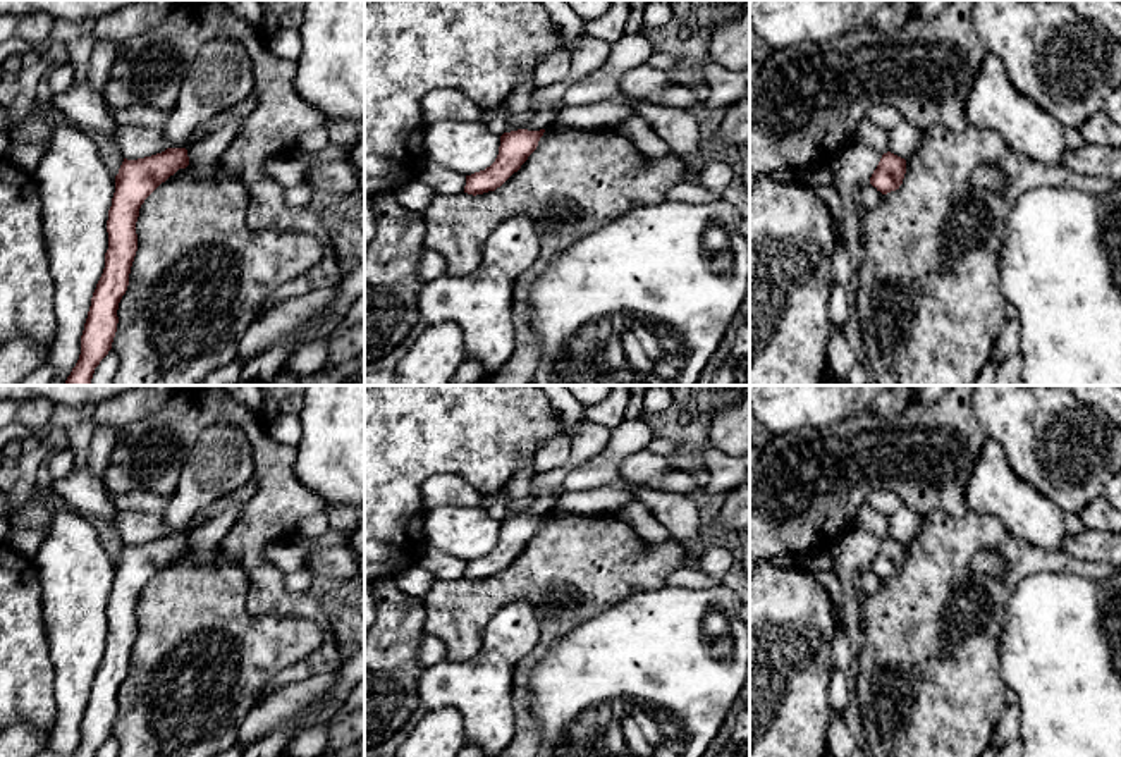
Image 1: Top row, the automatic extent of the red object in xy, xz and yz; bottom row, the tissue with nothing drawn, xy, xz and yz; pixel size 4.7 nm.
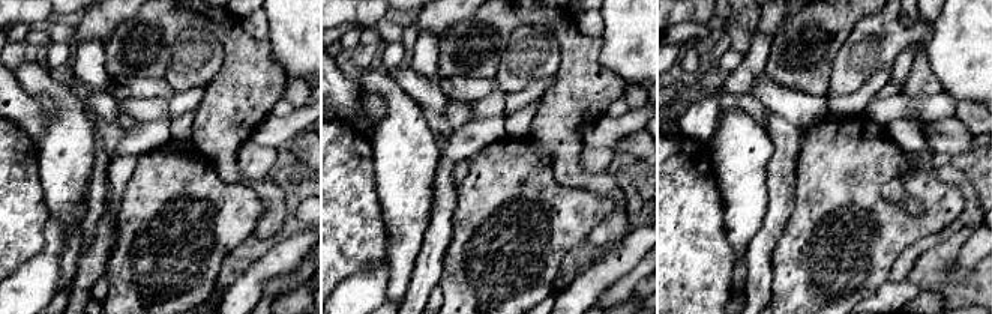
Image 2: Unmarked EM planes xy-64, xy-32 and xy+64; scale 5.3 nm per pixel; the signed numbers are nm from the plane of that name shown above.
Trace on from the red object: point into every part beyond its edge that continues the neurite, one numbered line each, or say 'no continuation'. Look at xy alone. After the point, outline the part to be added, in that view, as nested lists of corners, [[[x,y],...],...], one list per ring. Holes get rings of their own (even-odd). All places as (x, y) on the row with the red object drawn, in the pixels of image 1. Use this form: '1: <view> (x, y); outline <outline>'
no continuation

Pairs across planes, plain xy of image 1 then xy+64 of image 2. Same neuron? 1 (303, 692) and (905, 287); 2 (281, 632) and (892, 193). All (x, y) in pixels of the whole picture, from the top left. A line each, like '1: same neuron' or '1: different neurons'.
1: same neuron
2: different neurons

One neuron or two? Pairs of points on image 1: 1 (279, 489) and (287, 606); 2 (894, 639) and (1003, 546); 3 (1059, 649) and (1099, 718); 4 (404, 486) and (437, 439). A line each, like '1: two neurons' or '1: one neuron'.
1: one neuron
2: one neuron
3: one neuron
4: one neuron

